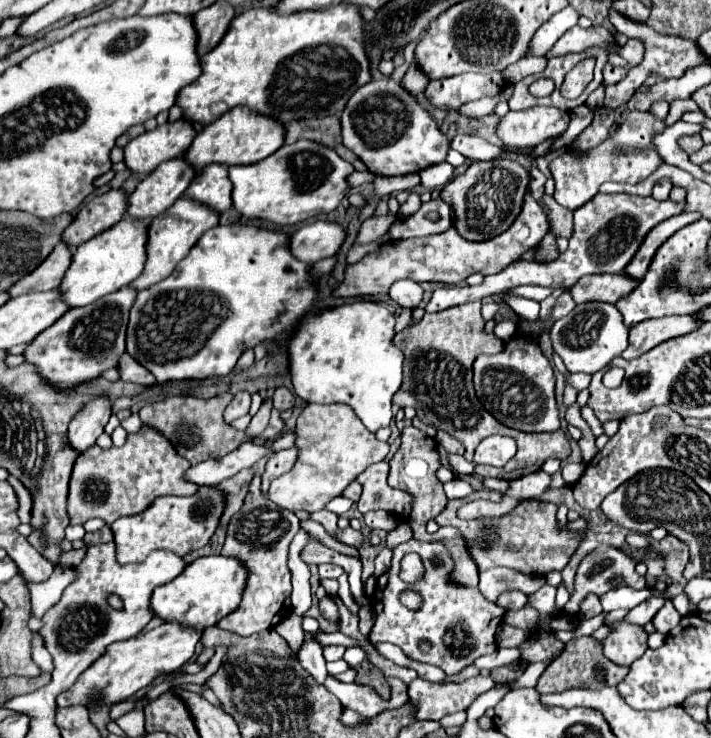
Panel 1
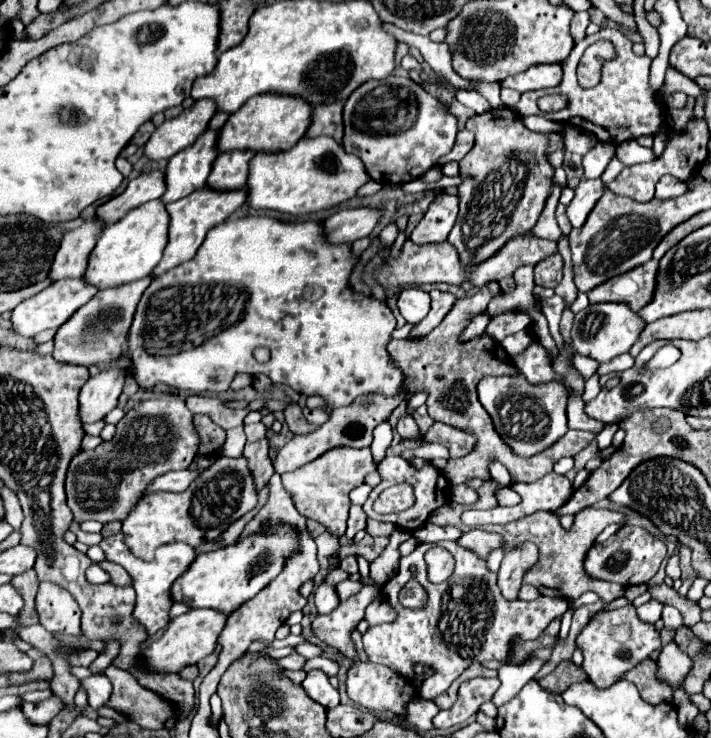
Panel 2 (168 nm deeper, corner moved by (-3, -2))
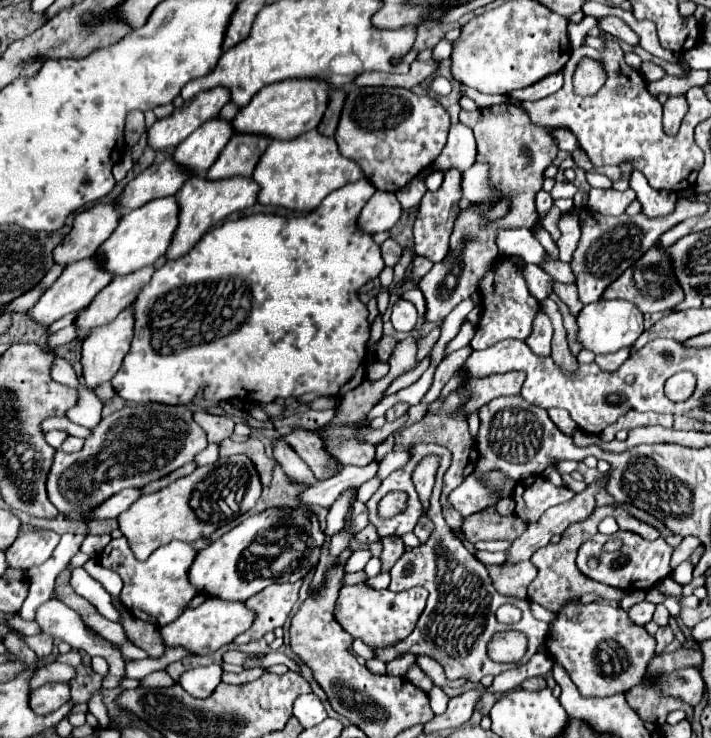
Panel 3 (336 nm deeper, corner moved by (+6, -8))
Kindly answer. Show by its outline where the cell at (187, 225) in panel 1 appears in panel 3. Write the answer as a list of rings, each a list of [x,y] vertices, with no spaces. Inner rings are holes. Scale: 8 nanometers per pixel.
[[[191,178],[189,182],[183,184],[183,188],[177,194],[179,202],[179,226],[175,230],[173,242],[167,250],[169,260],[177,260],[185,256],[197,242],[199,238],[217,222],[221,222],[225,216],[245,210],[255,204],[259,194],[259,184],[253,178],[223,178],[223,180],[207,180],[207,178]]]

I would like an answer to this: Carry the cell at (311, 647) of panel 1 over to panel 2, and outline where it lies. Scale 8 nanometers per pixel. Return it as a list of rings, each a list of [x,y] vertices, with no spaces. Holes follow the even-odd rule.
[[[320,668],[316,670],[310,670],[302,682],[304,690],[308,692],[308,696],[312,700],[316,700],[318,704],[324,704],[324,708],[334,708],[340,704],[340,696],[338,696],[338,690],[330,684],[328,680],[328,674],[322,672]]]

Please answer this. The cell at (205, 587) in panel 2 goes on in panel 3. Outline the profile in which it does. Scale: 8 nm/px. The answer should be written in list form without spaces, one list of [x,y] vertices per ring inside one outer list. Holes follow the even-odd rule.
[[[271,506],[261,514],[245,518],[239,526],[203,548],[189,570],[189,580],[207,596],[243,602],[269,584],[285,584],[305,578],[319,562],[323,542],[325,536],[319,528],[317,514],[309,506]]]

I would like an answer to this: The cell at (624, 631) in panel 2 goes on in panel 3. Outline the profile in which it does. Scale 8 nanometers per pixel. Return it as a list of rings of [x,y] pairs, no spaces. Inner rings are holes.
[[[567,602],[549,624],[547,654],[561,664],[583,696],[625,694],[643,682],[647,664],[655,656],[655,638],[643,626],[629,620],[627,612],[611,602]]]

